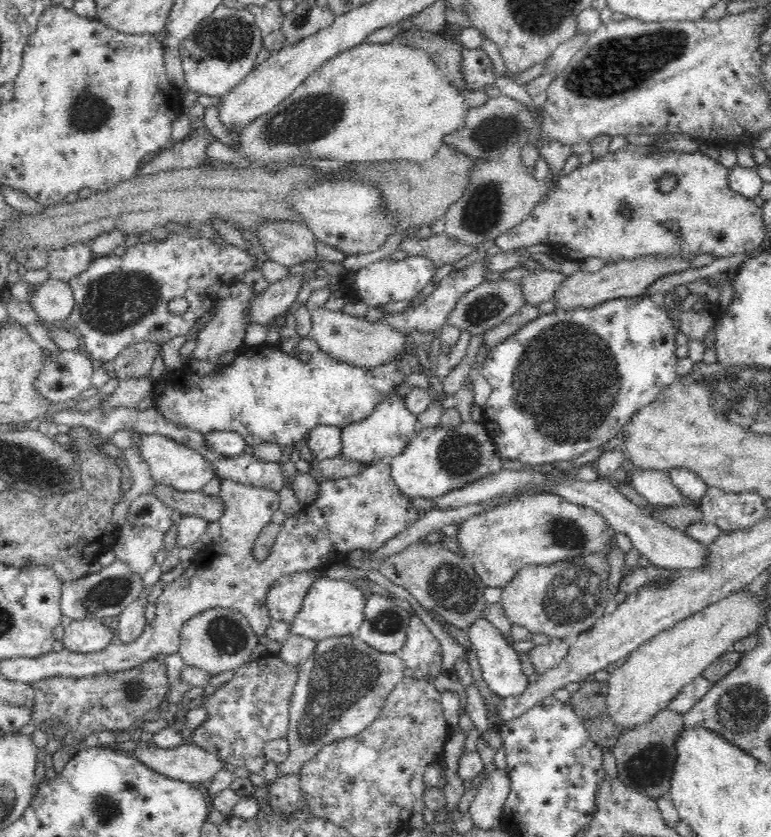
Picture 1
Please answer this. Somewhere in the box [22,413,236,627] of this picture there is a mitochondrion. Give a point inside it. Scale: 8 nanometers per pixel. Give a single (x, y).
(110, 591)

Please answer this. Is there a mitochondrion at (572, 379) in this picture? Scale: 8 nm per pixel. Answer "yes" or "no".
yes

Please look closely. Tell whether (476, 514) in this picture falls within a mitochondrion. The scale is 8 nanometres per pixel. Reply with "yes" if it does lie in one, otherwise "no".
no

